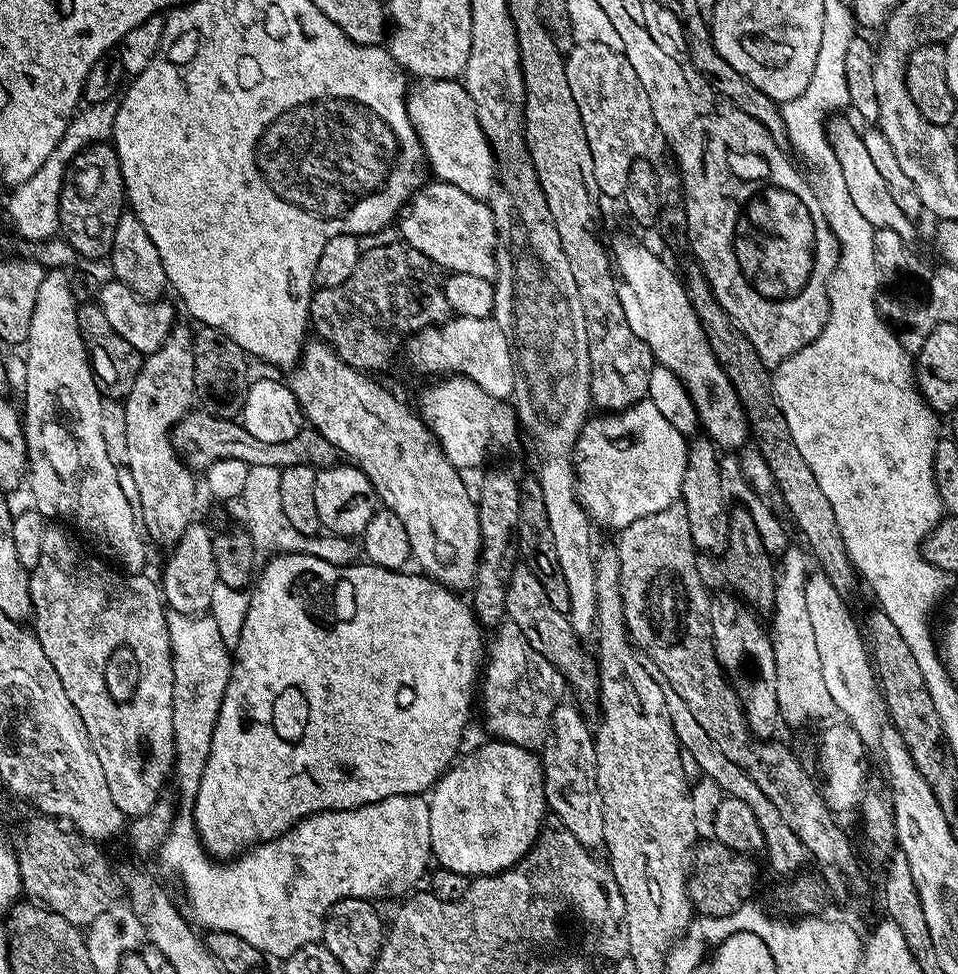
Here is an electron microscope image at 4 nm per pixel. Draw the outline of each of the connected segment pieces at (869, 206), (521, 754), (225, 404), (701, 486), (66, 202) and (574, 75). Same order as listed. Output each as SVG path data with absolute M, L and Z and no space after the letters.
M833 115L827 121L826 127L829 144L833 148L835 157L838 158L839 165L842 166L843 180L846 181L846 187L855 209L862 214L863 218L872 223L875 229L894 230L905 241L911 241L914 222L906 214L902 214L890 190L886 190L886 182L882 179L882 174L878 174L878 169L874 167L870 154L866 154L866 142L863 135L859 131L856 133L855 126L844 116L846 115Z
M490 740L468 754L464 753L449 767L443 776L433 785L428 796L428 813L430 814L430 838L428 839L429 853L436 864L444 869L454 869L456 873L469 878L478 876L490 876L494 873L504 872L511 868L529 851L543 825L544 814L547 813L546 798L544 792L544 775L541 761L534 755L531 749L526 749L514 743L506 743L503 740Z
M202 326L193 333L194 390L201 411L214 417L233 419L240 411L243 394L250 383L248 355L232 338L213 327Z
M694 440L688 444L686 474L680 479L680 500L686 506L686 518L690 518L690 538L697 553L720 554L728 547L728 512L724 508L726 495L720 481L721 457L711 440Z
M92 143L69 162L65 170L64 185L60 196L60 229L63 239L73 247L77 257L88 260L100 260L111 257L114 246L114 229L118 227L118 218L126 211L126 193L124 179L118 162L118 154L111 143Z
M576 44L567 54L564 65L566 82L570 86L570 94L574 94L574 102L578 102L578 114L582 114L586 142L594 158L594 182L598 182L601 197L623 197L626 182L630 178L630 166L634 166L634 162L647 153L644 151L651 146L652 139L657 139L658 136L654 114L650 110L650 98L646 98L646 90L642 90L642 82L638 82L638 74L634 74L634 66L630 66L623 52L610 50L610 46Z

